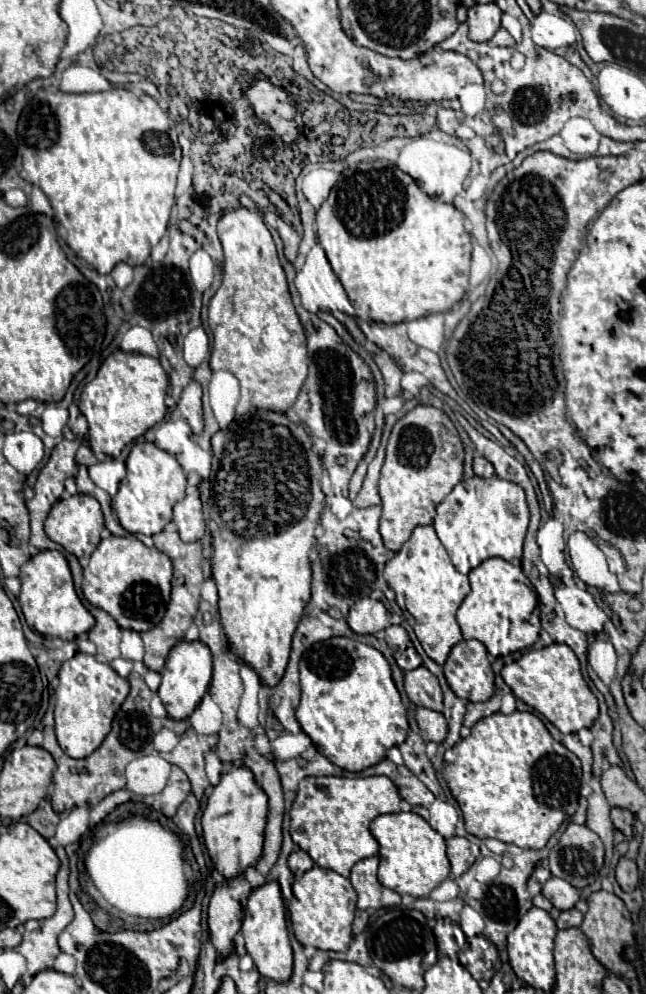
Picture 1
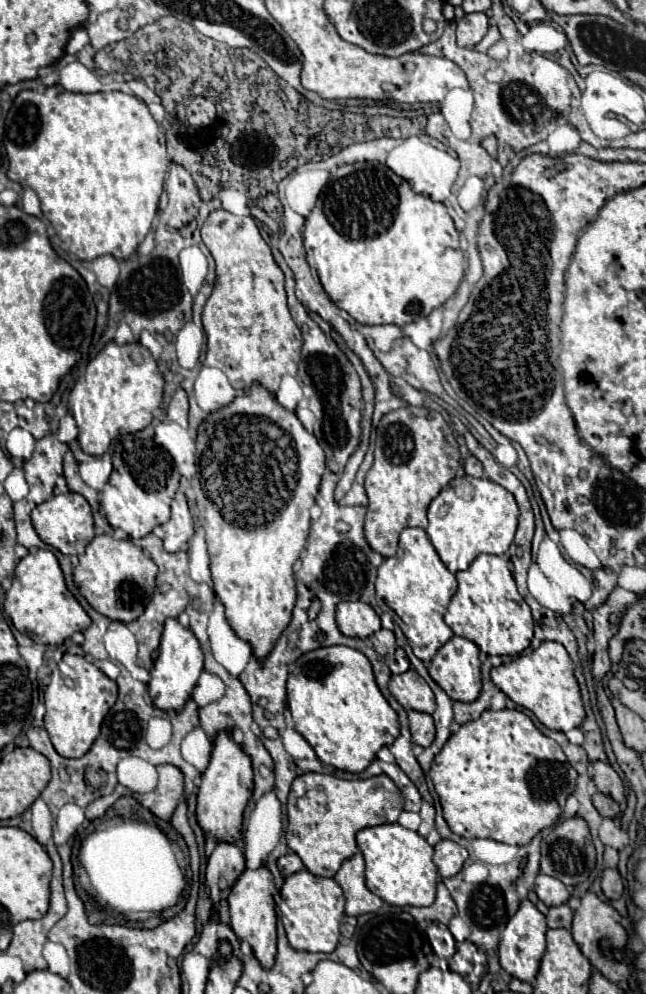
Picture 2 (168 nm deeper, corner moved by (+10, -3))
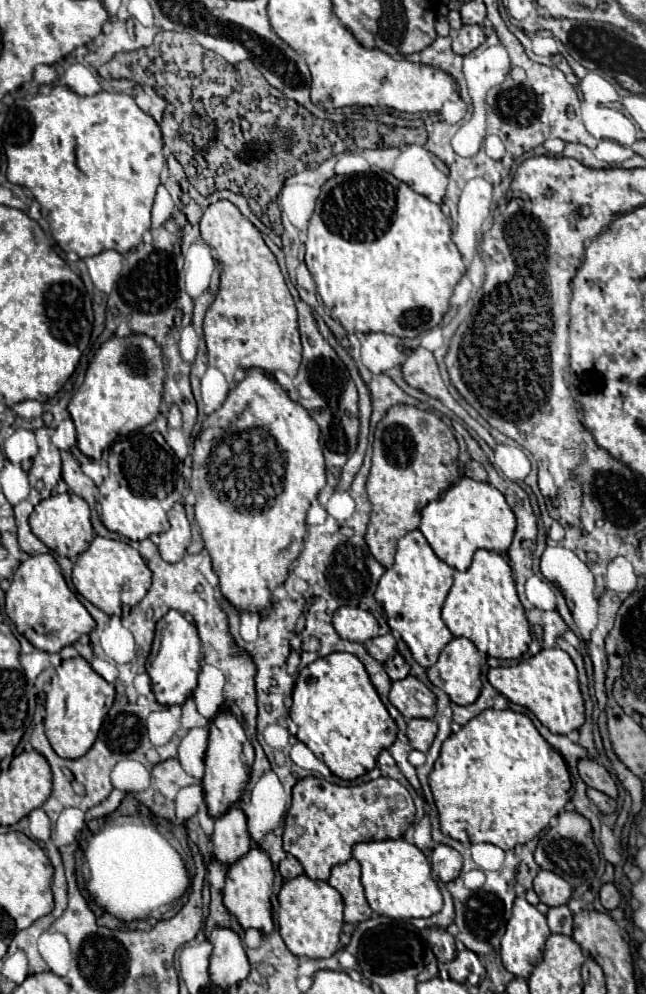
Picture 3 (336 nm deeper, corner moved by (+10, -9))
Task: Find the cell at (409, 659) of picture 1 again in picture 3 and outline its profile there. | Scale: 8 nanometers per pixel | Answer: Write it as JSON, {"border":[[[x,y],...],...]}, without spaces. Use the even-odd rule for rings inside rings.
{"border":[[[398,651],[394,655],[390,655],[382,665],[386,667],[386,672],[392,681],[404,679],[408,675],[408,671],[410,671],[408,663],[402,659],[402,655]]]}

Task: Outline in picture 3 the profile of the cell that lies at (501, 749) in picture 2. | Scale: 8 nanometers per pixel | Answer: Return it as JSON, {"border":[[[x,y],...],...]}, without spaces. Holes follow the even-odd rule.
{"border":[[[486,709],[470,719],[458,733],[452,733],[444,741],[440,757],[434,763],[434,771],[430,773],[430,789],[440,813],[440,829],[444,835],[460,841],[464,847],[474,843],[492,843],[504,851],[534,839],[552,817],[564,811],[564,805],[574,795],[562,755],[556,753],[538,733],[528,715],[512,709]]]}

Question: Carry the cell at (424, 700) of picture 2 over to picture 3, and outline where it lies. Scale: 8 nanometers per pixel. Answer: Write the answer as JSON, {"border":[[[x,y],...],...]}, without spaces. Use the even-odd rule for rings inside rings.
{"border":[[[408,675],[402,681],[394,681],[390,689],[390,703],[406,717],[434,717],[436,703],[434,693],[416,677]]]}

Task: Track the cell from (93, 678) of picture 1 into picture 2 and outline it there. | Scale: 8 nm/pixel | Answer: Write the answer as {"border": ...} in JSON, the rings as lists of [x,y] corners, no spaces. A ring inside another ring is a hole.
{"border":[[[66,653],[58,663],[58,669],[51,674],[51,681],[44,691],[46,715],[44,727],[58,755],[62,757],[82,757],[88,753],[96,737],[100,735],[100,725],[118,699],[116,681],[108,679],[94,663],[80,655]]]}

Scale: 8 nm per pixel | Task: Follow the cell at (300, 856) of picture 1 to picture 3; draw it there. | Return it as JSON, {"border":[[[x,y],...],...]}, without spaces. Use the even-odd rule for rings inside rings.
{"border":[[[286,855],[286,859],[280,861],[278,871],[280,871],[280,875],[282,875],[286,881],[288,881],[288,879],[294,879],[294,877],[298,877],[298,875],[304,873],[300,861],[298,861],[296,857],[292,857],[292,855]]]}

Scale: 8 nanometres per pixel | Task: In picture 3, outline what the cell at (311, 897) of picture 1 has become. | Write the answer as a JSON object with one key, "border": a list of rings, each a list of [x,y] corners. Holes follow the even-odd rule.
{"border":[[[306,875],[290,879],[282,885],[278,893],[280,909],[278,909],[278,927],[286,947],[294,955],[306,955],[312,959],[322,959],[334,955],[340,948],[342,919],[342,895],[330,887],[326,881],[314,881]]]}

